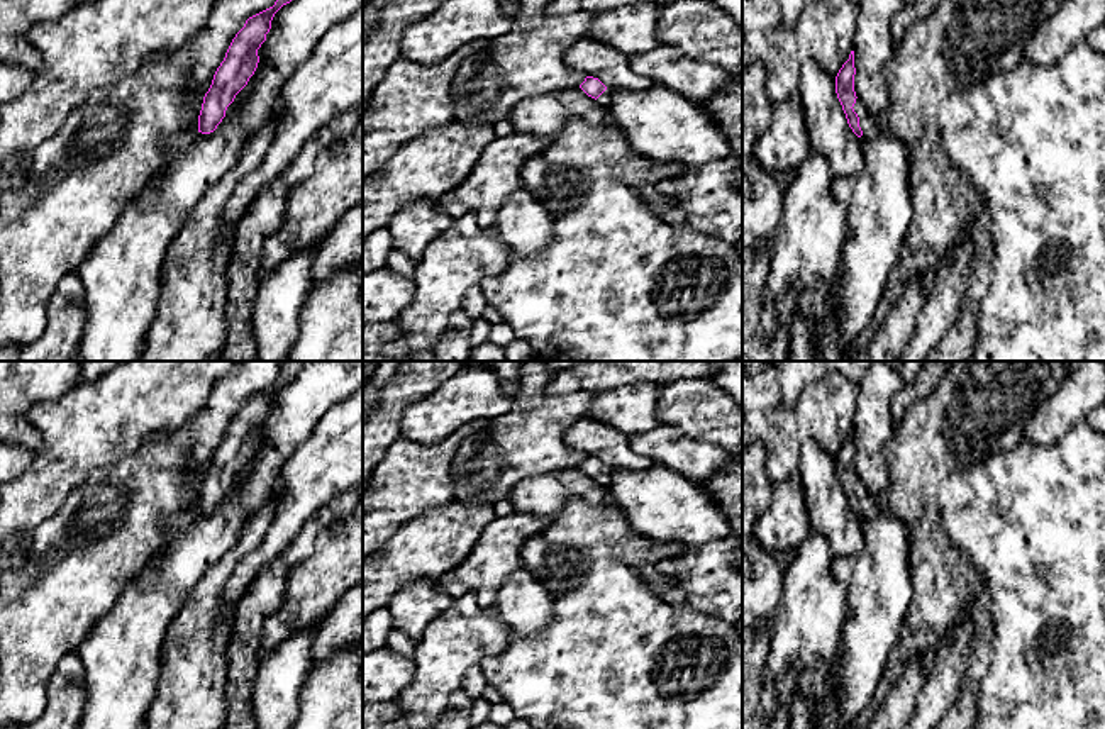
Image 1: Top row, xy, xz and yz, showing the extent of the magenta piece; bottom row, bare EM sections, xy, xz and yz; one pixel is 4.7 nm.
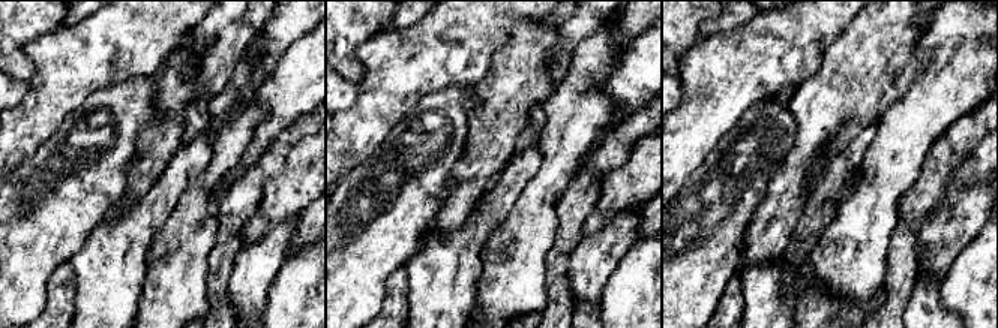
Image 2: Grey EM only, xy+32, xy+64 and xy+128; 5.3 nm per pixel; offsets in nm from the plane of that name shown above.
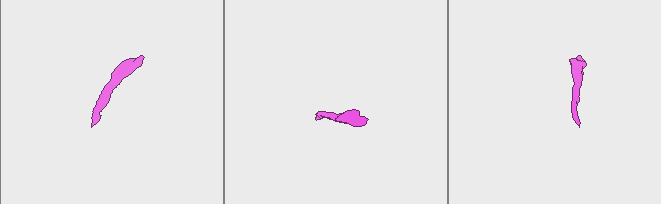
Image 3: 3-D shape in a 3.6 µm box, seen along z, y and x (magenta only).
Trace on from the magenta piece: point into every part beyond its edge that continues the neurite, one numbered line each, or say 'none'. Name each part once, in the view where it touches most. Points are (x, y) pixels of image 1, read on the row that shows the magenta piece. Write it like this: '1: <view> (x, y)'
1: yz (870, 127)

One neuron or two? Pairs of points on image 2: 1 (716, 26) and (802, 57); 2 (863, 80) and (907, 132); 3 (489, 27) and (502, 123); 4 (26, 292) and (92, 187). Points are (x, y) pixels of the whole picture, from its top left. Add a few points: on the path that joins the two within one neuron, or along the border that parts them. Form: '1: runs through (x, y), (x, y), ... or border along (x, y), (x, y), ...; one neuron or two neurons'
1: border along (757, 15), (736, 27), (707, 35), (701, 39); two neurons
2: border along (910, 81), (907, 89), (878, 117); two neurons
3: border along (514, 27), (491, 68), (474, 83); two neurons
4: runs through (26, 267), (26, 253), (66, 213); one neuron

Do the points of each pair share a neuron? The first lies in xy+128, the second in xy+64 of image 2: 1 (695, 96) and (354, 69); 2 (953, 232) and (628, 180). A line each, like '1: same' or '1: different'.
1: different
2: different

